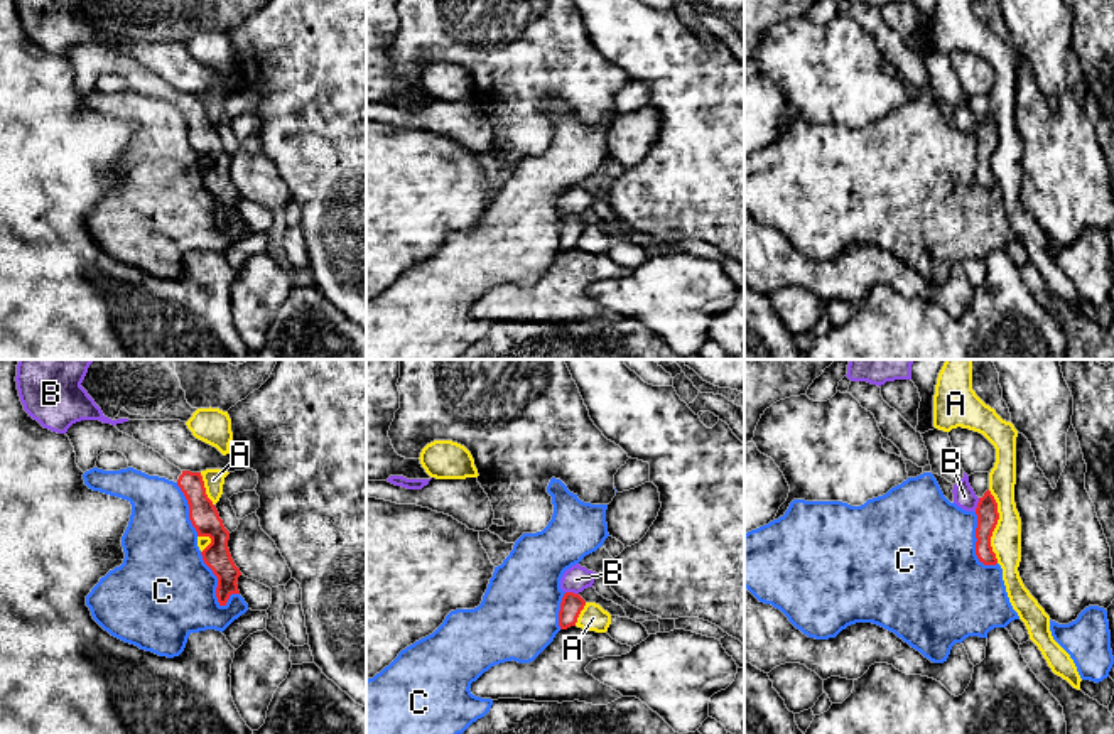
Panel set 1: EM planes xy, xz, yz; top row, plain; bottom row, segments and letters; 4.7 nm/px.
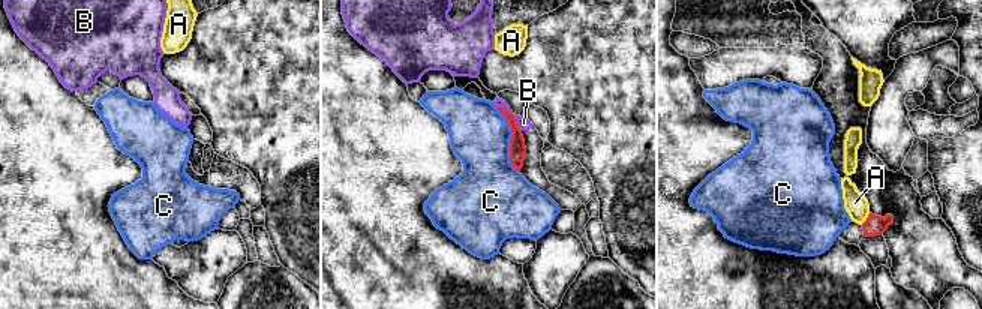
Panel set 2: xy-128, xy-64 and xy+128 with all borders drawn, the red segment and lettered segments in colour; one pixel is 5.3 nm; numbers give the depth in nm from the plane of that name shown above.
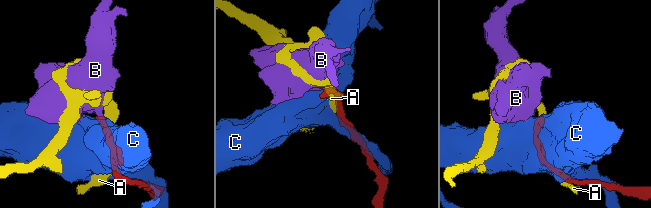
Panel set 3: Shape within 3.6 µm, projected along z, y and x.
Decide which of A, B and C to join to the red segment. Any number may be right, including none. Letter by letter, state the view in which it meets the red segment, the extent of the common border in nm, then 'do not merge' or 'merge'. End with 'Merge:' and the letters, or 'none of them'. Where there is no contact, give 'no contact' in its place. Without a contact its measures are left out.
A: meets red in yz; contact 360 nm long; do not merge
B: meets red in xz; contact 70 nm long; do not merge
C: meets red in xy; contact 300 nm long; do not merge
Merge: none of them

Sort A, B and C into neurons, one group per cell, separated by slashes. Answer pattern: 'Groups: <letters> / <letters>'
Groups: A / B / C

